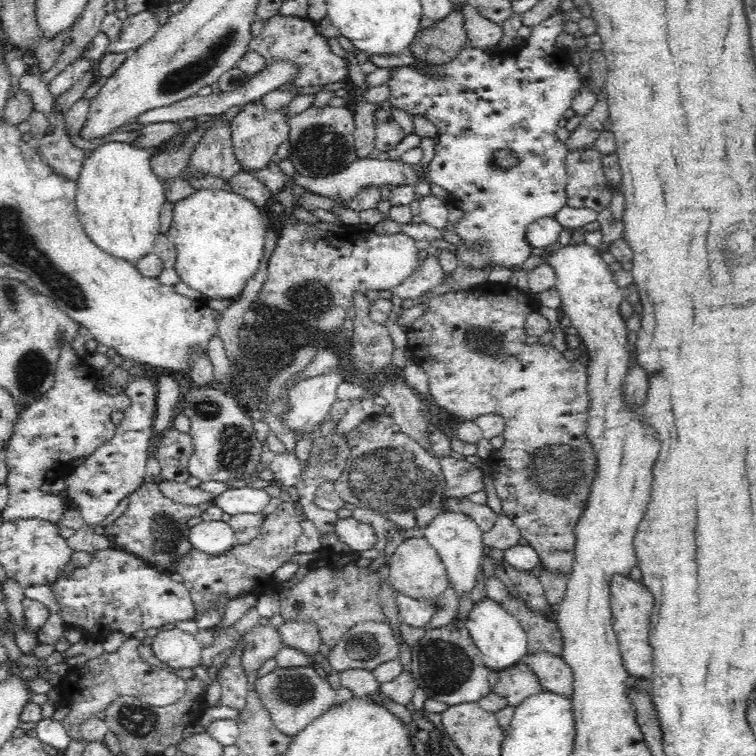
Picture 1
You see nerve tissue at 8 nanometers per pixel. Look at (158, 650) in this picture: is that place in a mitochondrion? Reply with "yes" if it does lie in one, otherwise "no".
no

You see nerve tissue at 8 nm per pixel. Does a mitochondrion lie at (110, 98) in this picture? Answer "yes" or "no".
no

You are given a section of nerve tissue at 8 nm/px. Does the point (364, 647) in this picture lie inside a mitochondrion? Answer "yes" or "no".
yes

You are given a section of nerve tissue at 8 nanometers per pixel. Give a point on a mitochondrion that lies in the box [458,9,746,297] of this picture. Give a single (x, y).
(482, 245)

